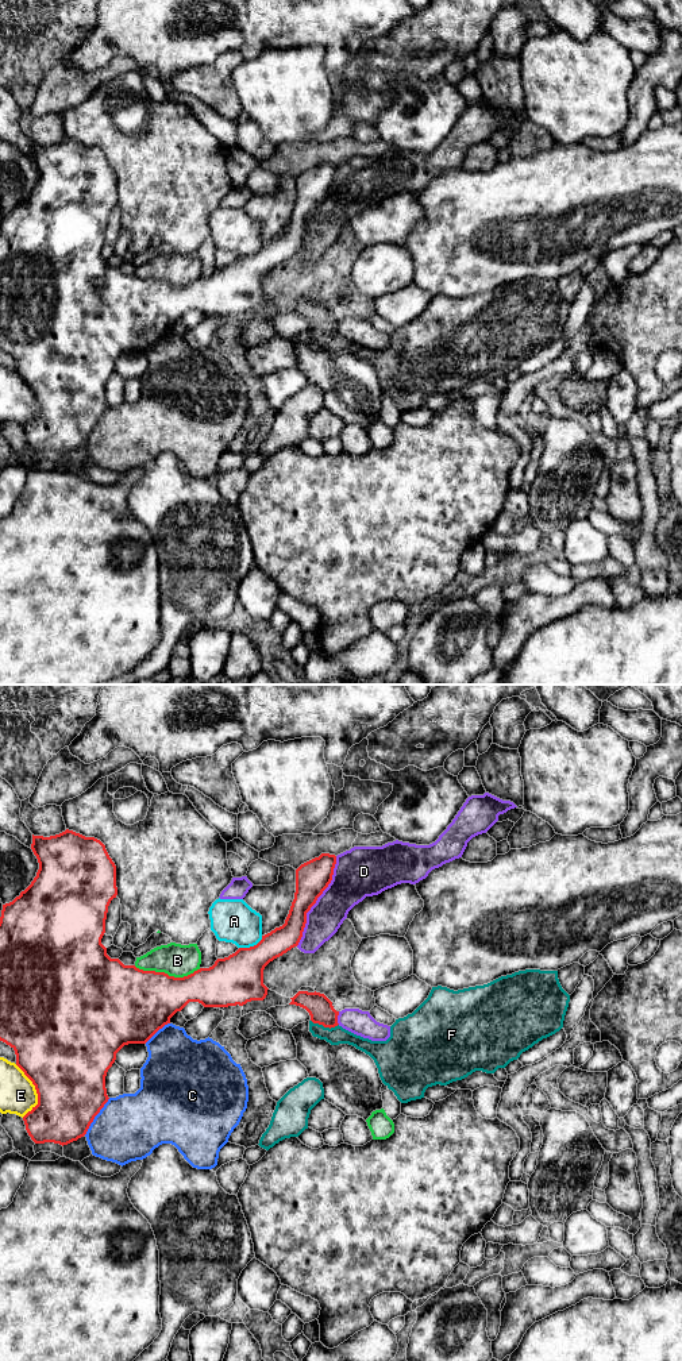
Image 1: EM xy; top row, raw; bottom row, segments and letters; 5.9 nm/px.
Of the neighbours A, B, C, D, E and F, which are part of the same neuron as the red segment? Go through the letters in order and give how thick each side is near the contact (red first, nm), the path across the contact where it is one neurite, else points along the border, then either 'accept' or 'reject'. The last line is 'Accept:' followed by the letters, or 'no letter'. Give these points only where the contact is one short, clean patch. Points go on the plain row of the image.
A: 300/260 nm | reject
B: 400/200 nm | reject
C: 420/400 nm | reject
D: 200/240 nm | reject
E: 480/220 nm | reject
F: 150/110 nm | along xy (311, 328), (330, 336), (338, 334) | reject
Accept: no letter

